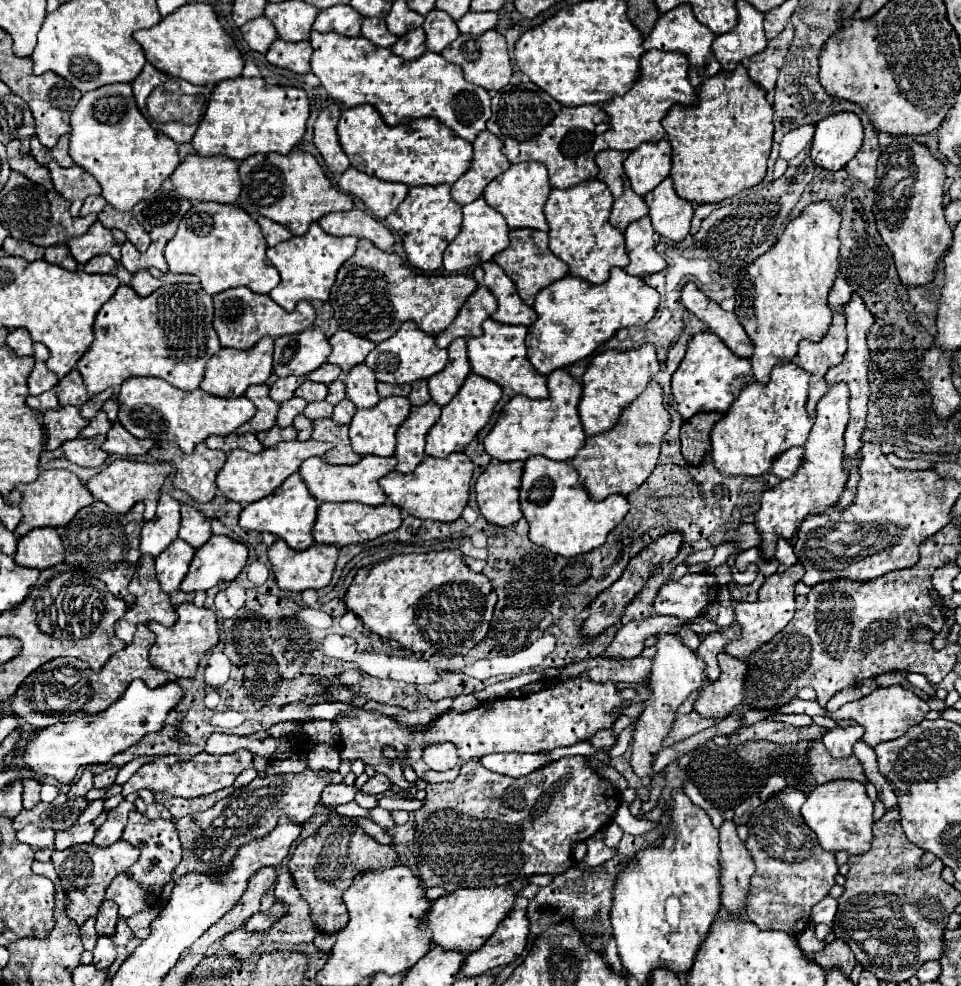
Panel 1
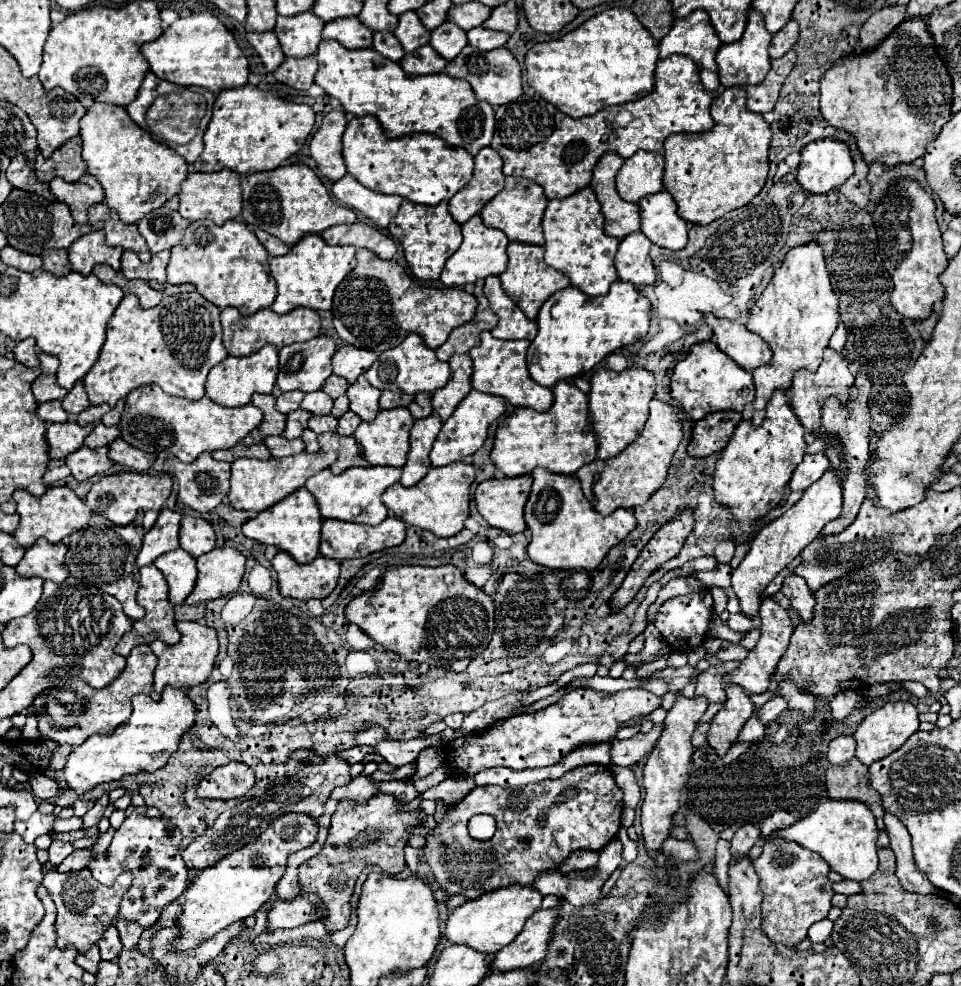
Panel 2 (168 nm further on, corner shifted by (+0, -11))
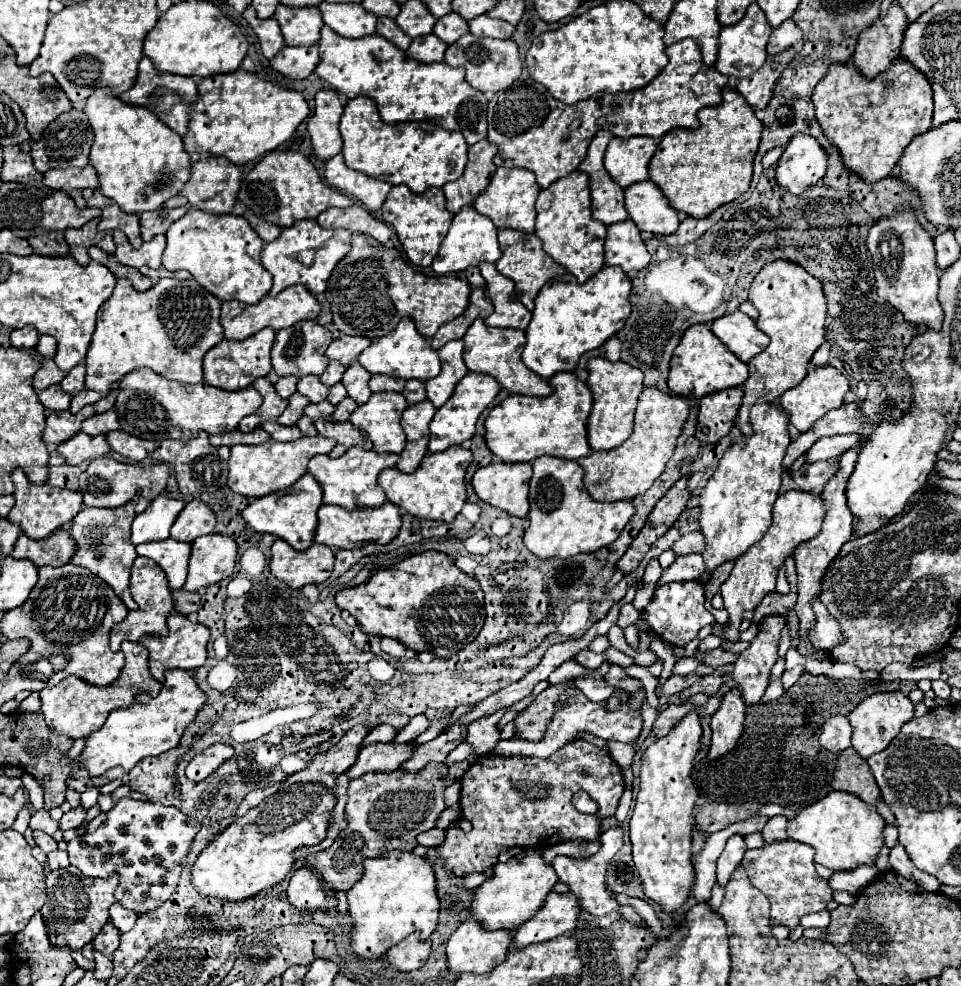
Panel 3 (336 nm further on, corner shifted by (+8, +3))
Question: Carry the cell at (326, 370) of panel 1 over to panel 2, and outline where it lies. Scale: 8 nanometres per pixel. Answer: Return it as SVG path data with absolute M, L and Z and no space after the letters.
M332 374L328 380L326 380L326 384L322 386L322 392L326 392L330 398L338 398L338 396L342 396L342 394L346 394L346 390L348 390L348 382L344 380L344 378L340 378L340 376L336 376L336 374Z

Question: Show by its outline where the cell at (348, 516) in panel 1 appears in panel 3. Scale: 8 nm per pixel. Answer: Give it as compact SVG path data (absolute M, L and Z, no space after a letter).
M386 502L376 510L352 510L352 512L340 506L322 504L318 510L318 526L316 526L314 542L326 544L334 550L358 548L358 546L364 546L366 542L388 544L398 536L398 530L400 530L400 508L392 502Z

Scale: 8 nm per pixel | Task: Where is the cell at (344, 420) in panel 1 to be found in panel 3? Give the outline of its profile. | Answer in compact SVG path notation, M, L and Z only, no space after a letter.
M344 398L344 400L336 406L336 410L334 410L334 414L332 414L330 418L336 420L336 422L346 422L346 420L350 418L350 414L354 412L354 408L356 408L356 402L354 402L352 398Z

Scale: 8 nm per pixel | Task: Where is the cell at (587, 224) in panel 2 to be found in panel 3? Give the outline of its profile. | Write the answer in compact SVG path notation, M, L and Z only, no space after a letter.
M580 170L556 180L550 188L540 190L536 200L536 236L542 240L544 252L570 274L574 274L578 282L586 282L604 268L604 240L608 226L592 218L590 204L592 198L588 188L588 174Z

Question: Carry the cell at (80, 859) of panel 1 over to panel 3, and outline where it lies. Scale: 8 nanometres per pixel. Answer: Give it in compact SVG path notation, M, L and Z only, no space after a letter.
M66 868L50 870L46 874L46 902L40 910L48 926L50 942L56 946L70 946L72 950L82 950L84 944L92 942L100 928L108 922L108 908L114 904L114 890L120 876L116 872L106 878L86 878L82 874L72 874Z

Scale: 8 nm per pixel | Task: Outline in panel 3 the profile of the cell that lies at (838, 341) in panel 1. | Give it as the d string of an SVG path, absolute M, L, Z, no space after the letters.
M810 364L806 378L796 388L790 388L788 392L784 392L784 396L780 396L780 404L790 414L790 424L796 426L800 432L806 432L828 410L840 408L844 404L844 394L848 390L850 390L850 382L840 370L836 370L830 364L824 364L824 366L812 366Z

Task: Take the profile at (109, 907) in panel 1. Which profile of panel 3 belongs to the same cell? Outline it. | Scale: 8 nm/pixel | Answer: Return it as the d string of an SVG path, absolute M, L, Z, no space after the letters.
M112 922L104 924L104 928L100 930L100 934L96 934L94 938L94 950L102 952L104 956L112 956L112 952L118 948L120 944L120 932L112 926Z

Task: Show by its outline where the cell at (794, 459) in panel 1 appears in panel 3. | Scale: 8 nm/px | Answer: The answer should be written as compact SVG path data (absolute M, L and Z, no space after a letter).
M856 434L820 438L820 440L814 442L812 448L804 454L804 456L806 456L806 462L818 462L818 460L836 458L836 456L840 456L840 452L846 452L848 448L856 448L856 444L860 444L860 440L864 442L866 438L860 438L860 436L856 436Z

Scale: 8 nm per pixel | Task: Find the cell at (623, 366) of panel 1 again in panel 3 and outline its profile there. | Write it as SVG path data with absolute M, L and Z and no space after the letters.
M592 358L588 362L588 374L586 384L594 396L594 406L588 418L588 442L592 450L610 450L620 446L632 434L636 402L644 390L644 374L640 368L632 368L626 362L610 362L606 358Z

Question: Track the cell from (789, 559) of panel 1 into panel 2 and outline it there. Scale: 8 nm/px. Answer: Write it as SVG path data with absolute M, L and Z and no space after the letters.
M790 574L784 582L792 590L792 602L790 602L792 610L796 610L798 616L804 622L808 622L814 616L814 604L816 604L814 592L808 588L808 584L804 582L804 578L800 578L796 574Z

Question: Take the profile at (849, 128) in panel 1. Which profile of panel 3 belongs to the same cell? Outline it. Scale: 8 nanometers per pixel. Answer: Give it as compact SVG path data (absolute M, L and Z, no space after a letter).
M796 134L784 148L776 166L776 180L792 194L802 194L808 186L814 186L828 166L828 152L808 134Z

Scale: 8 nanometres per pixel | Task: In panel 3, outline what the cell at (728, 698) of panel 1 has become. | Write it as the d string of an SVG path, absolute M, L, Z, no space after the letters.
M732 688L722 696L720 708L712 714L710 728L712 728L712 744L708 758L714 760L726 752L730 752L740 734L742 734L742 722L744 722L744 700L738 688Z

